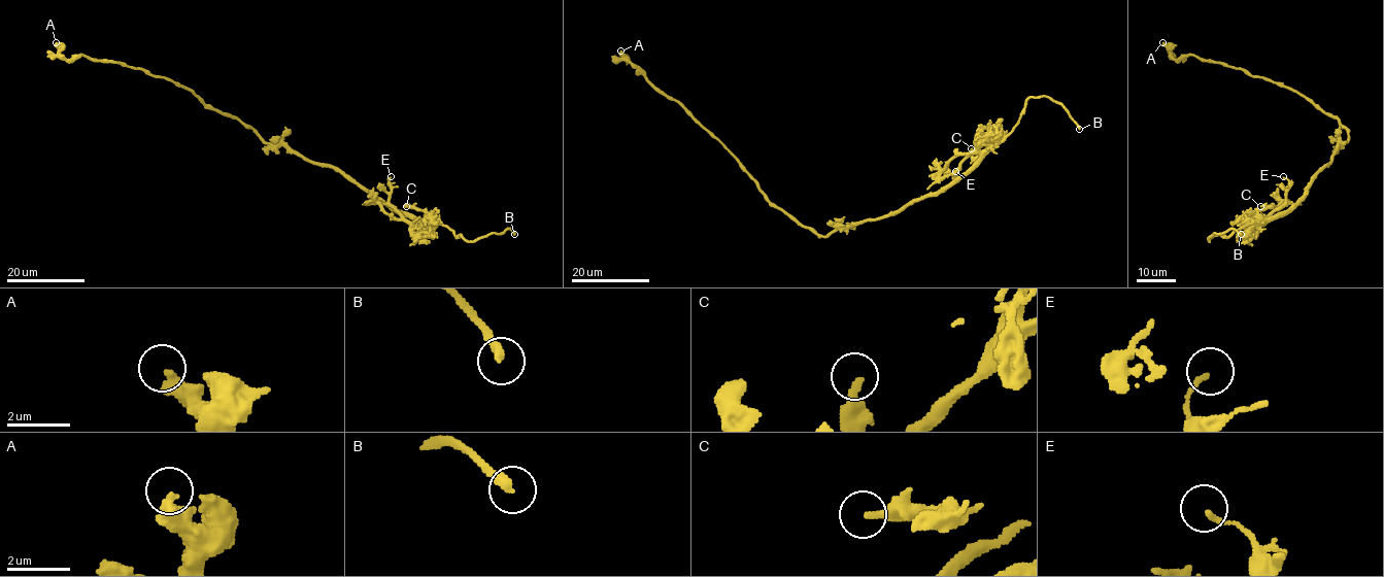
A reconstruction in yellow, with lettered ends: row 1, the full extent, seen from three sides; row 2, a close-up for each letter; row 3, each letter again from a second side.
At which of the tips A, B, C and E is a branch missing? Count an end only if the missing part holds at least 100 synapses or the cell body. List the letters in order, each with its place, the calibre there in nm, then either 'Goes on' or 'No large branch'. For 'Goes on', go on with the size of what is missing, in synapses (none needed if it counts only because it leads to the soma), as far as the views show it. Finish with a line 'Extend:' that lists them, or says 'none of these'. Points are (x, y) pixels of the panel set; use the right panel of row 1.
A: Place: (1162, 42). Thickness 400 nm. No large branch
B: Place: (1241, 234). Thickness 300 nm. Goes on
C: Place: (1260, 206). Thickness 320 nm. No large branch
E: Place: (1283, 176). Thickness 150 nm. No large branch
Extend: B

